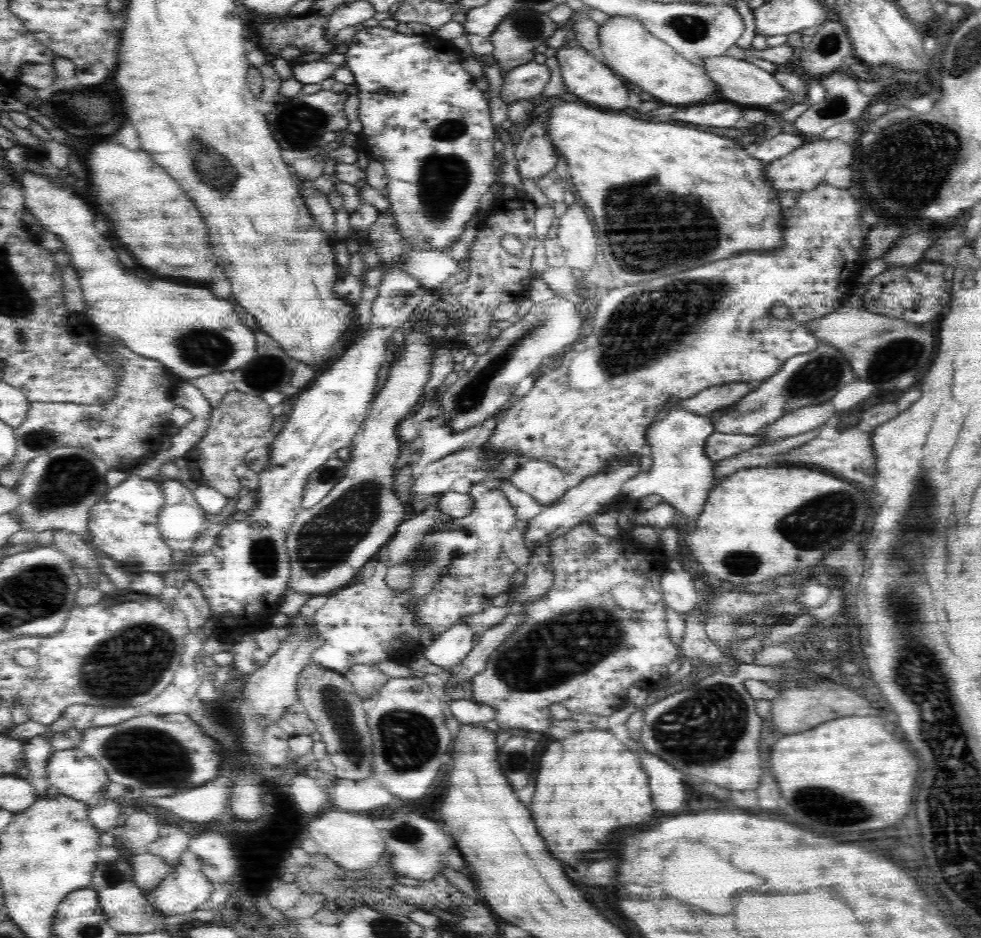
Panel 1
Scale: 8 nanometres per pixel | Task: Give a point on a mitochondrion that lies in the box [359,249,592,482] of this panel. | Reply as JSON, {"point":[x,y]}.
{"point":[465,401]}

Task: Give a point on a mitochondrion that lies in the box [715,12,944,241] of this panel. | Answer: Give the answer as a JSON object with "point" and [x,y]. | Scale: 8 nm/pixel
{"point":[830,42]}

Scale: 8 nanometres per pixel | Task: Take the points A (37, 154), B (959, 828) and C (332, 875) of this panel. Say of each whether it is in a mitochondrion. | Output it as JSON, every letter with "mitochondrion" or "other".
{"A":"other","B":"mitochondrion","C":"other"}

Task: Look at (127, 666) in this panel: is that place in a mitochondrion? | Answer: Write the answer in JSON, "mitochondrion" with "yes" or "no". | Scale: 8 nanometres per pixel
{"mitochondrion":"yes"}

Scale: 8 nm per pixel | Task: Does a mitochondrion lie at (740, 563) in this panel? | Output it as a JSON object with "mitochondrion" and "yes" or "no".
{"mitochondrion":"yes"}

